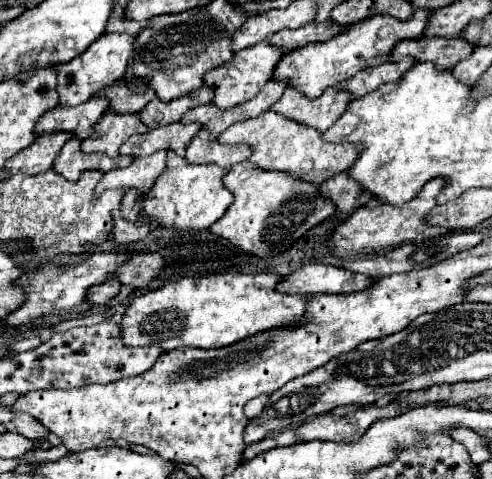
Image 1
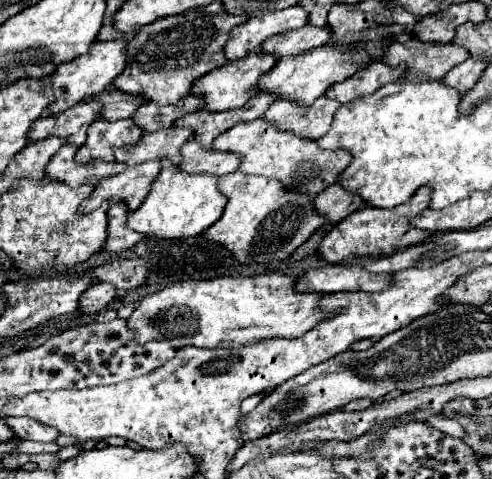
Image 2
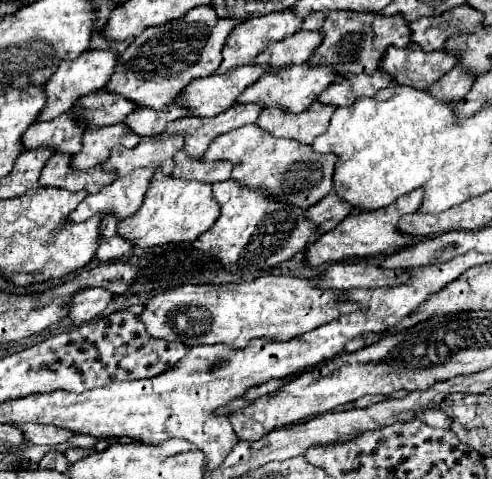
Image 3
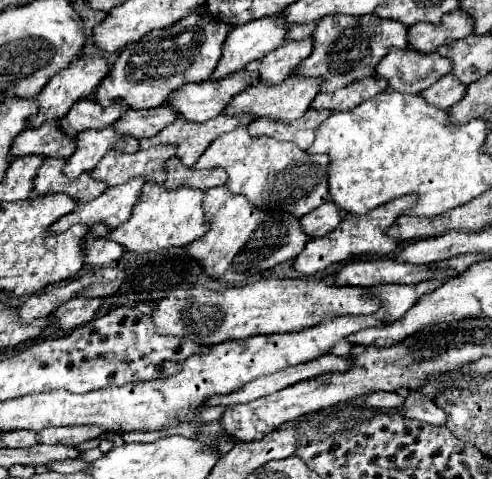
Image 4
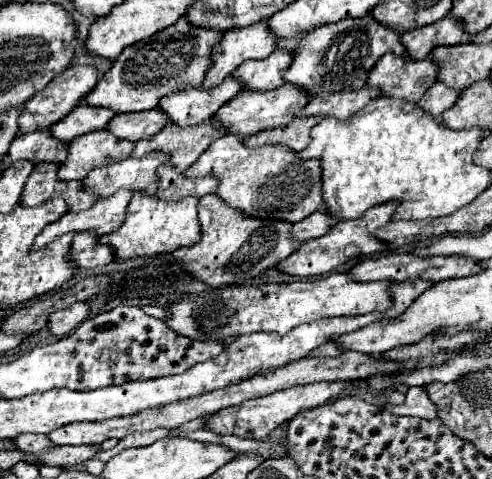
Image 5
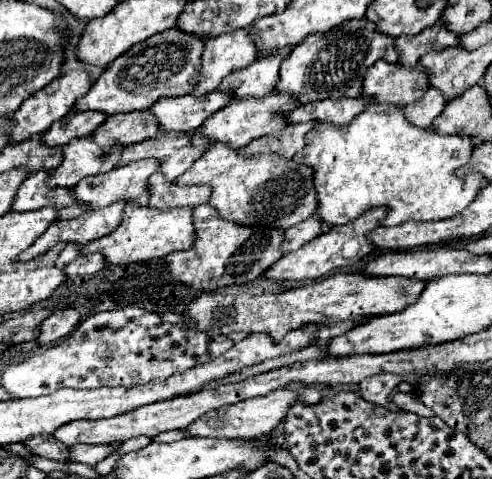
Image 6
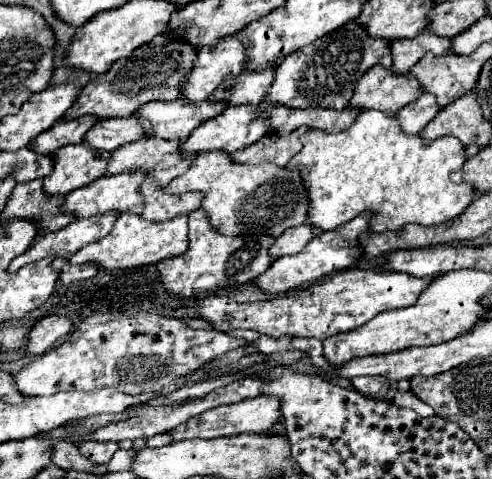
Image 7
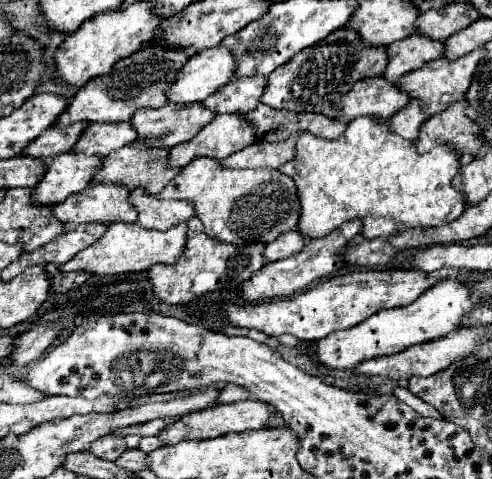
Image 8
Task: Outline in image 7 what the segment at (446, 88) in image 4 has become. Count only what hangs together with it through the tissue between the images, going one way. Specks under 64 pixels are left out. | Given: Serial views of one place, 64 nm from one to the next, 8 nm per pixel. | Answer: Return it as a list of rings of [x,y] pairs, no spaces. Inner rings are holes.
[[[424,92],[416,102],[404,106],[400,112],[396,112],[402,128],[408,134],[420,134],[424,126],[440,112],[440,106],[436,102],[436,96],[430,92]]]

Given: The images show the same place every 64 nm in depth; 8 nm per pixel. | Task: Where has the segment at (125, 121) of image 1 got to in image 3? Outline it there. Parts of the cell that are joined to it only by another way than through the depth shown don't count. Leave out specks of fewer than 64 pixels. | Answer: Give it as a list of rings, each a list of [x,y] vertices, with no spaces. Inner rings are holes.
[[[124,122],[112,126],[94,126],[86,128],[82,150],[72,156],[72,166],[78,170],[88,170],[92,166],[104,164],[110,158],[114,146],[134,148],[140,142],[140,136],[130,130]]]

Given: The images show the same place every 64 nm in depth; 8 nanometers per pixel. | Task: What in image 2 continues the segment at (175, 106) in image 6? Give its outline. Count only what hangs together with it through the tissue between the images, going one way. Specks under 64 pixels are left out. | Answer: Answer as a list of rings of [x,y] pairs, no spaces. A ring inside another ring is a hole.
[[[254,50],[254,52],[246,54],[244,58],[238,58],[234,62],[228,62],[222,68],[214,68],[206,76],[202,76],[196,82],[196,86],[192,88],[192,92],[204,94],[204,100],[206,100],[206,108],[208,110],[224,112],[224,110],[240,108],[240,106],[244,106],[248,100],[252,100],[258,94],[258,82],[260,82],[260,78],[274,68],[276,60],[278,58],[274,54],[268,54],[264,50]]]

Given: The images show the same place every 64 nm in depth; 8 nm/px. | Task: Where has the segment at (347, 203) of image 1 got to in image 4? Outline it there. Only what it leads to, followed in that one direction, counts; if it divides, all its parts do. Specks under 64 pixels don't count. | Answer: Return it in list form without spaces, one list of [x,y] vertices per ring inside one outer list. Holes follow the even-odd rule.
[[[326,200],[322,206],[302,216],[300,222],[304,232],[308,232],[312,238],[318,238],[332,232],[340,224],[340,220],[342,220],[342,210],[332,200]]]

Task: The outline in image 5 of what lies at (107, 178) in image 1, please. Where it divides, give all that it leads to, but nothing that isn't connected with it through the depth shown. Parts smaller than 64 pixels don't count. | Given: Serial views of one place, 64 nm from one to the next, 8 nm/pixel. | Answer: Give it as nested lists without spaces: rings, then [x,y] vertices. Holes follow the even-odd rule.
[[[120,188],[116,194],[108,198],[98,198],[96,204],[82,212],[68,212],[60,220],[48,224],[38,236],[36,236],[36,248],[44,248],[54,238],[66,234],[66,232],[82,232],[82,230],[96,230],[96,234],[110,234],[116,228],[122,226],[126,218],[126,208],[132,200],[134,190]]]

